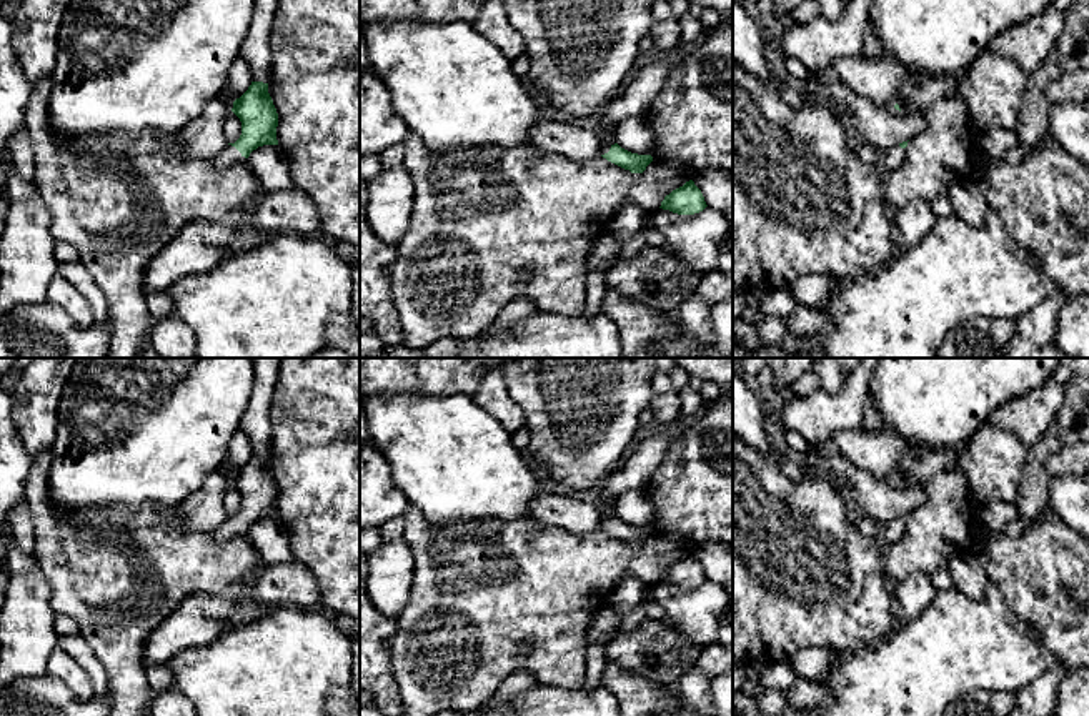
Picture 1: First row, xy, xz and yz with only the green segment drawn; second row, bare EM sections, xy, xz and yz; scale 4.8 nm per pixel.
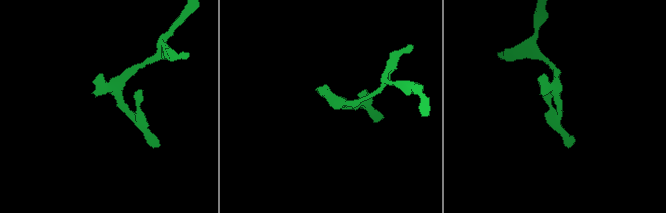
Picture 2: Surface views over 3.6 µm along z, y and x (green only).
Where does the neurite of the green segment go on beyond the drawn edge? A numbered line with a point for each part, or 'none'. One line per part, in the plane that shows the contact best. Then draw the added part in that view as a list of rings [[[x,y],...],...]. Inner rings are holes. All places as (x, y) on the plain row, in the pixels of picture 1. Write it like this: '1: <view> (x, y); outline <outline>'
1: xy (230, 528); outline [[[228,518],[221,526],[211,531],[215,541],[228,541],[240,535],[246,535],[246,531],[231,518]]]

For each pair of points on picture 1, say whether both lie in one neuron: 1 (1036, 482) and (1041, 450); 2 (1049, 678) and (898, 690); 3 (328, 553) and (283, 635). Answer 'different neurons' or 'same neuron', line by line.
1: same neuron
2: different neurons
3: different neurons

